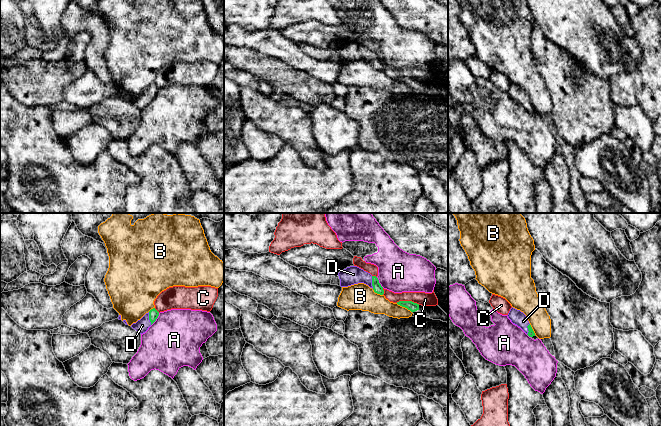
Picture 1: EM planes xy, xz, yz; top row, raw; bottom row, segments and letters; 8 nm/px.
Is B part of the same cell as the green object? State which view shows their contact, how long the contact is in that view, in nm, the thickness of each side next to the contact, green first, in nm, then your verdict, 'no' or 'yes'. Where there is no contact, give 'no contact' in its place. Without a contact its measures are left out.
xz | 150 nm | 70/160 nm | no

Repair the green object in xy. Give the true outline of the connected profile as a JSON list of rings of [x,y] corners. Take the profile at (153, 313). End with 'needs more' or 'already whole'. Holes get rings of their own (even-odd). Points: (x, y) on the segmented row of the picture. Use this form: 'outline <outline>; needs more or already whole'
outline [[[153,308],[148,313],[146,313],[140,320],[138,320],[136,323],[133,323],[131,327],[140,334],[143,334],[156,321],[158,316],[159,312],[155,308]]]; needs more

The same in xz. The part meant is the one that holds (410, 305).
outline [[[399,301],[397,304],[407,308],[416,316],[448,322],[448,315],[438,305],[422,306],[412,301]]]; needs more

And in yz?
outline [[[512,307],[507,316],[513,324],[520,327],[529,337],[535,336],[530,323],[523,312]]]; needs more

